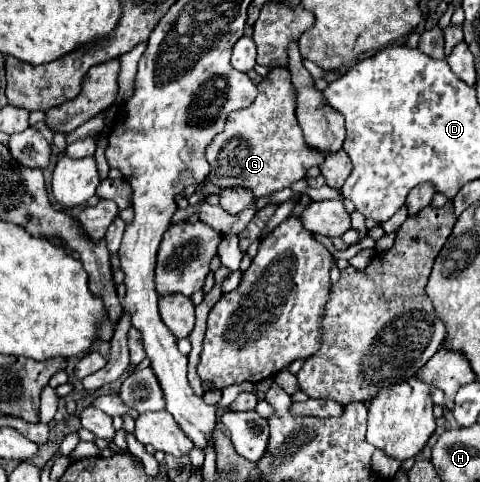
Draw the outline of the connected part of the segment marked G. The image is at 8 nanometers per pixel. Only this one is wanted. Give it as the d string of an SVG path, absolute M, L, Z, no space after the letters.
M272 68L270 74L258 84L258 98L250 108L230 114L224 134L218 134L206 150L206 158L212 166L212 184L242 186L254 192L254 198L270 196L282 188L302 180L312 166L320 166L324 156L310 150L304 142L302 128L296 120L296 96L290 84L290 72L286 68Z

